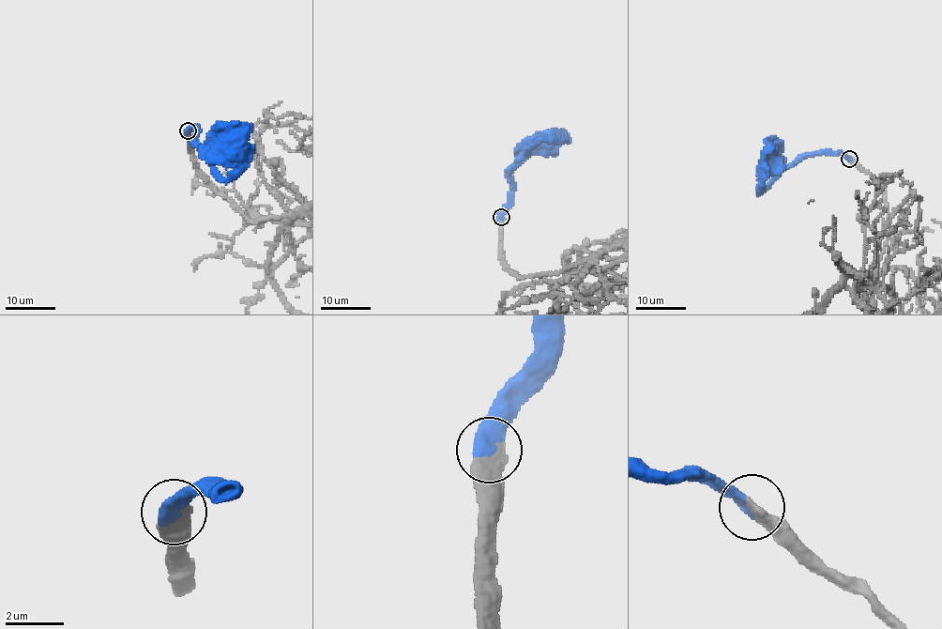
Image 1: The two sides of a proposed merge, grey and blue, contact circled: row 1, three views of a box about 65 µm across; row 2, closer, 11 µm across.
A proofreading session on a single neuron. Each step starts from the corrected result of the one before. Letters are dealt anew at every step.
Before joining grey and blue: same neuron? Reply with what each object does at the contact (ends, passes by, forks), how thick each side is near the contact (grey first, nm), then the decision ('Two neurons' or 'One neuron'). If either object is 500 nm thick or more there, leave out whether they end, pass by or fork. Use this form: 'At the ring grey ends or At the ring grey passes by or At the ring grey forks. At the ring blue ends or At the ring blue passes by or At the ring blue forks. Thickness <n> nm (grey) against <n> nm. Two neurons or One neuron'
Thickness 600 nm (grey) against 550 nm. One neuron

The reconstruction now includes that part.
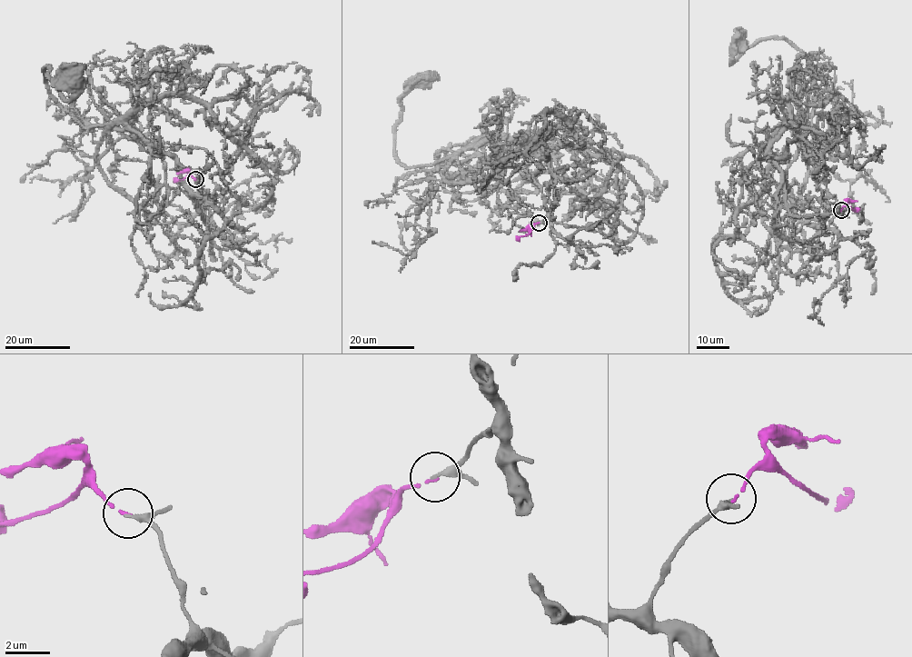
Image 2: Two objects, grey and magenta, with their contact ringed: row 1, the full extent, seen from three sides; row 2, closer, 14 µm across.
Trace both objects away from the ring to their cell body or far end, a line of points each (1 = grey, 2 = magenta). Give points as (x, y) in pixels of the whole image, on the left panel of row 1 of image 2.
1: (195, 179), (199, 203), (169, 187), (149, 133), (84, 128), (51, 94), (44, 68), (68, 100), (72, 79)
2: (195, 178), (190, 174), (173, 180)

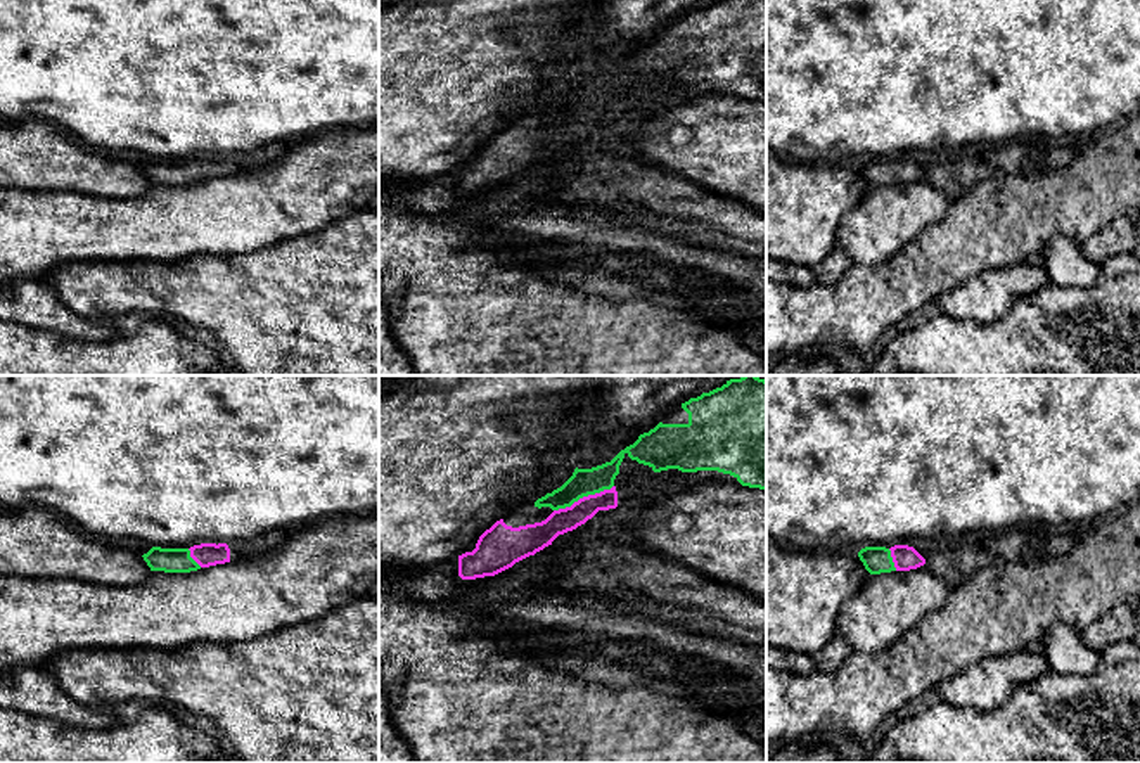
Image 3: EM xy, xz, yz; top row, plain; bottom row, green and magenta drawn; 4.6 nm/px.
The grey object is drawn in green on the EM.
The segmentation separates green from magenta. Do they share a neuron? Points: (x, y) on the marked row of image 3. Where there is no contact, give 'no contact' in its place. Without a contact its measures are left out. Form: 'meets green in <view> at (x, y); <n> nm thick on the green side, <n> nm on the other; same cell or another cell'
meets green in xz at (583, 495); 130 nm thick on the green side, 120 nm on the other; same cell

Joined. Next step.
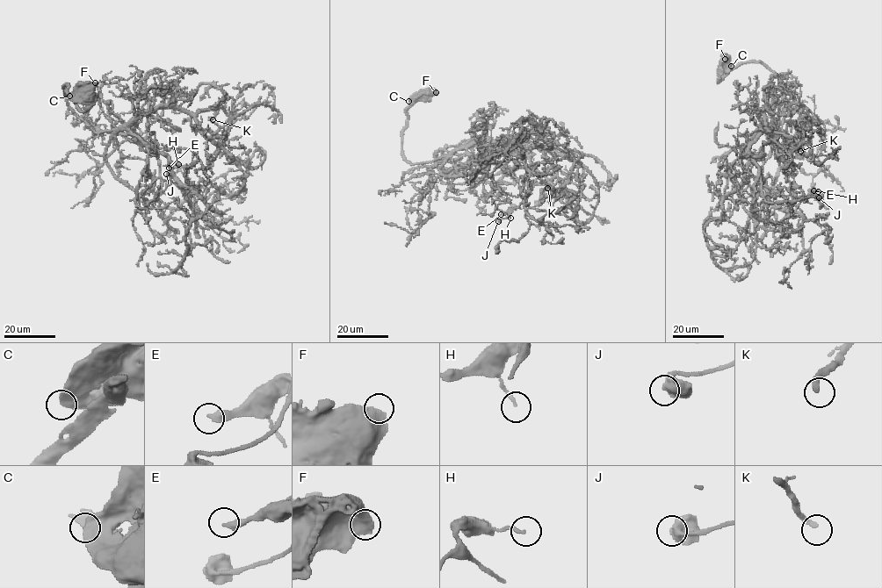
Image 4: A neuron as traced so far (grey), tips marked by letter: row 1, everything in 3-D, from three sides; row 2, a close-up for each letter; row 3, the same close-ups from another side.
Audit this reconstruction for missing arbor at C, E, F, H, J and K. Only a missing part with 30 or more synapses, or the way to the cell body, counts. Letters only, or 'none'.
K

